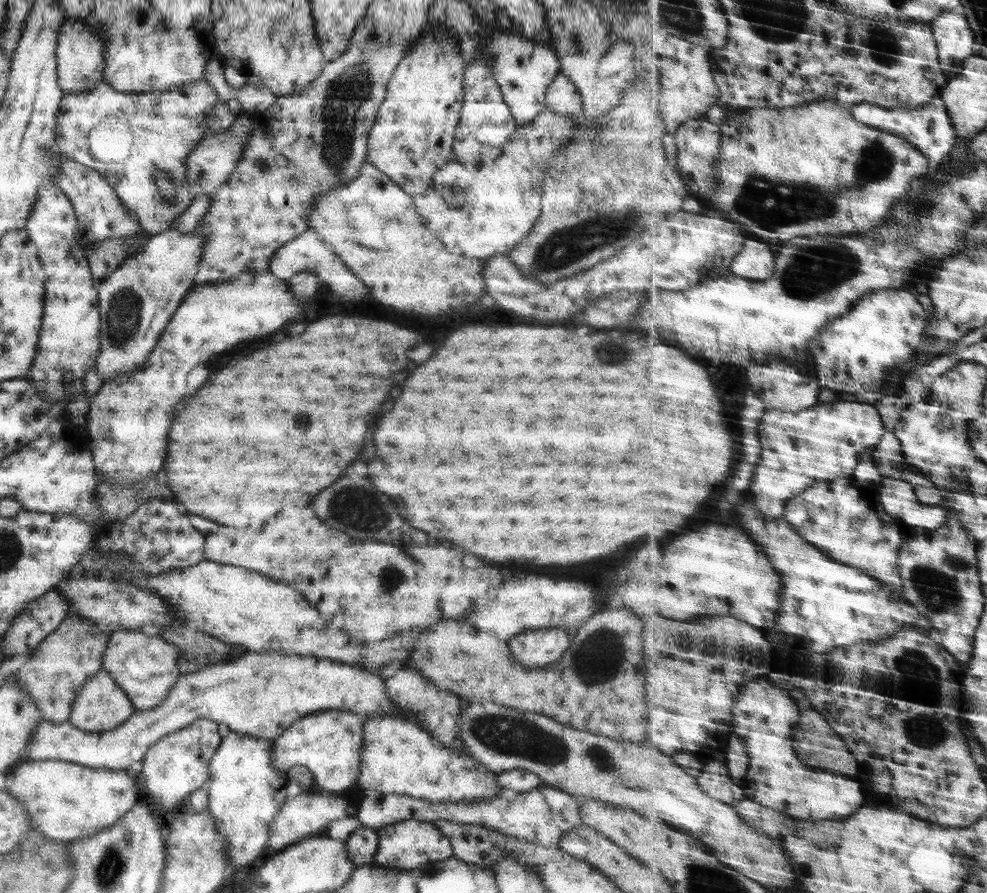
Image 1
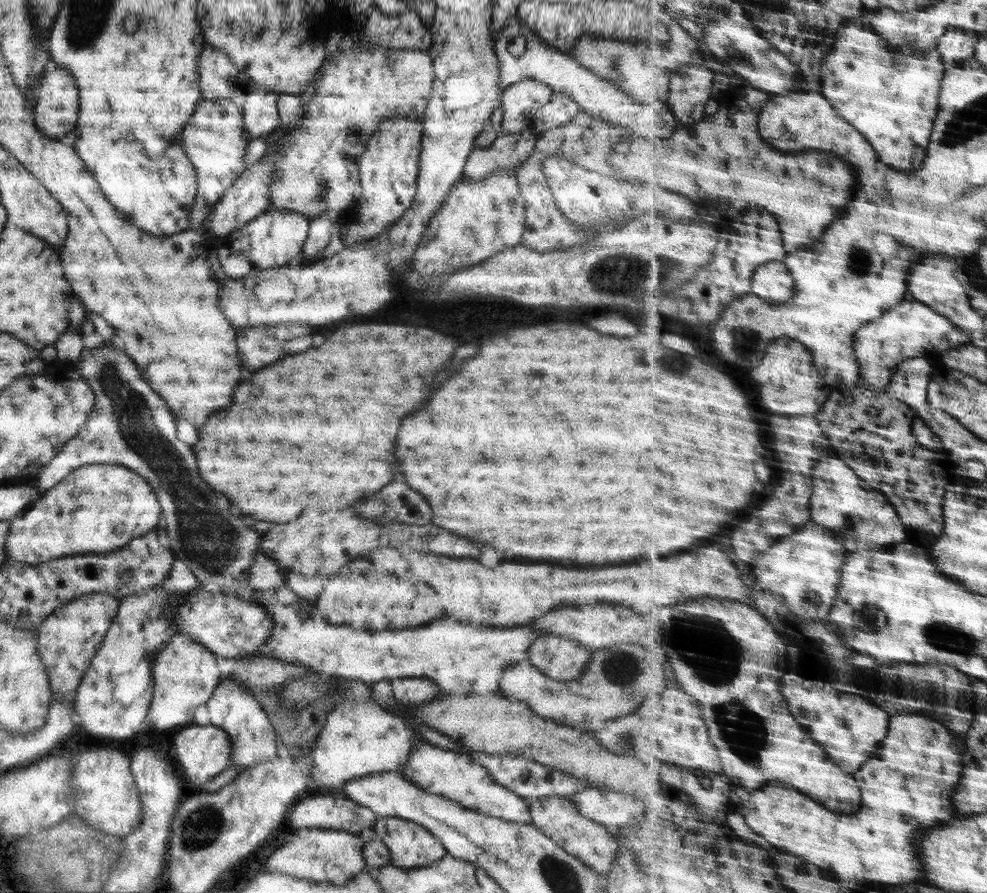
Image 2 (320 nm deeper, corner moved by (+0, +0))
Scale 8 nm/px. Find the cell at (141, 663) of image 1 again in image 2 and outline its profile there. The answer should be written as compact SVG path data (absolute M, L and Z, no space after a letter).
M173 634L150 662L154 690L146 712L146 725L151 724L157 730L167 730L190 724L193 711L199 704L205 704L220 679L215 657L209 649L186 634Z

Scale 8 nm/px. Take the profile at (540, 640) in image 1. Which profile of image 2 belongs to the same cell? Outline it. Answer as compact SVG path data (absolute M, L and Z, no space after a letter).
M541 634L528 648L528 660L541 674L553 680L575 680L590 661L591 651L560 635Z

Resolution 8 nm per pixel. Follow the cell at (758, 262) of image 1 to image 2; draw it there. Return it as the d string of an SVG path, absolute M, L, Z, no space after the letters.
M783 261L763 264L753 275L752 293L770 304L791 300L795 291L795 278Z

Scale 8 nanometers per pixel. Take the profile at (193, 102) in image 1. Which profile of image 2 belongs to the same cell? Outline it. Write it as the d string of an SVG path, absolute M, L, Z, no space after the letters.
M201 97L182 128L180 143L193 167L197 185L188 216L191 230L199 230L209 210L245 167L243 156L250 138L244 131L239 107L239 102L232 99Z

